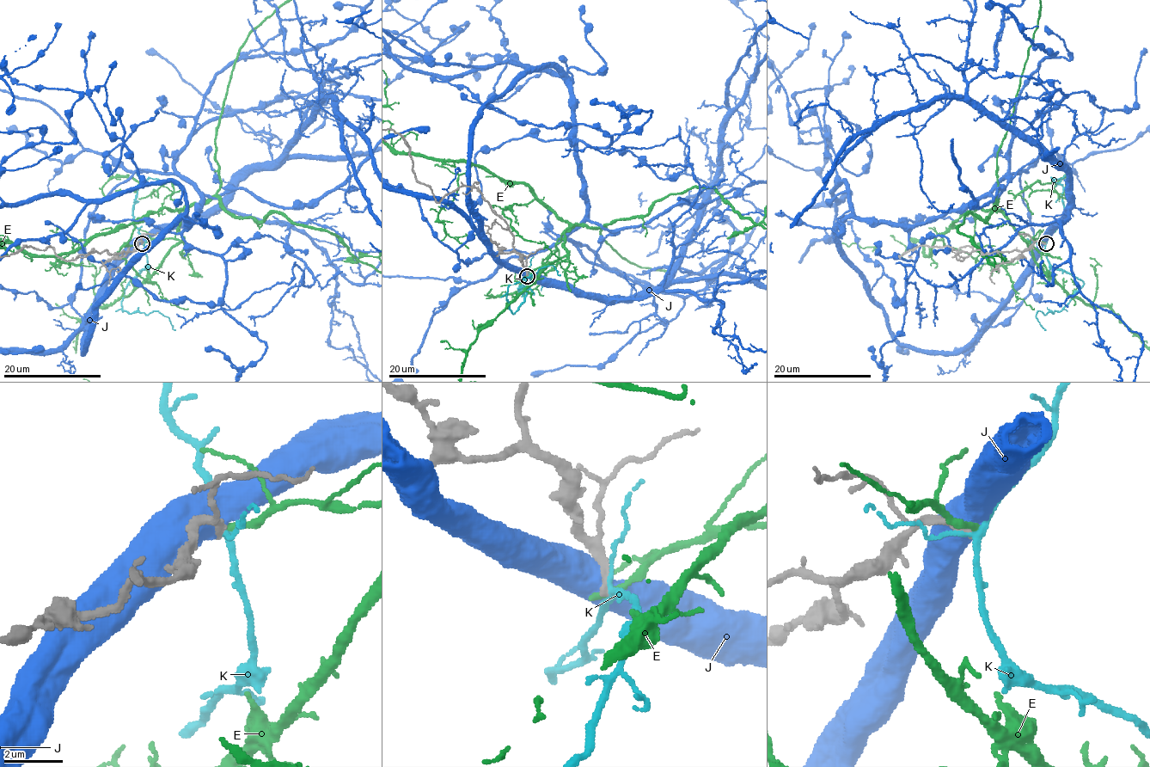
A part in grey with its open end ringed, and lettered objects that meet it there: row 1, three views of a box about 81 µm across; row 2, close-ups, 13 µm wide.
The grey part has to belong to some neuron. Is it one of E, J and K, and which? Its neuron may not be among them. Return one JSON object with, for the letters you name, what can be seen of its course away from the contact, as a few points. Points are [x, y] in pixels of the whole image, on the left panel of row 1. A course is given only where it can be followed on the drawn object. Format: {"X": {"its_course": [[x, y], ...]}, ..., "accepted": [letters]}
{"accepted": []}

